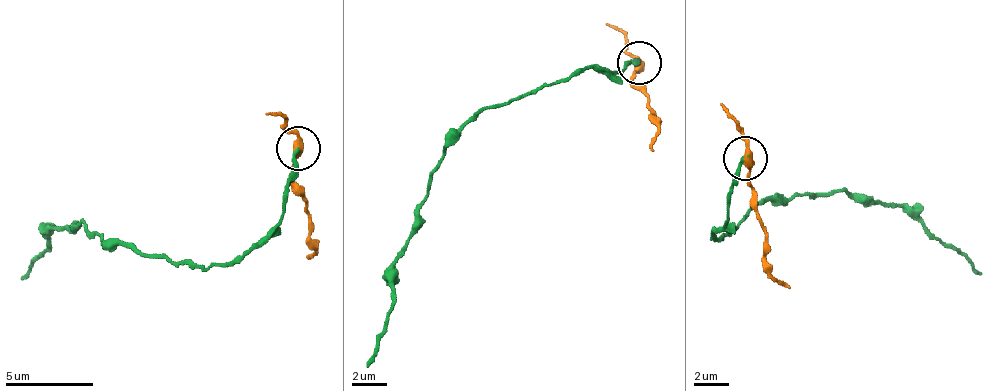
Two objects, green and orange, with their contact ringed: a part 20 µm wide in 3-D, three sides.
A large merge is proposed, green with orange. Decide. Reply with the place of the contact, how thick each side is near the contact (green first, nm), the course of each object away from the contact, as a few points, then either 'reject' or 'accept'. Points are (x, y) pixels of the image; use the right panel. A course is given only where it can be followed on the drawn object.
place (745, 158); calibres 200 and 360 nm; course green (744, 157), (727, 217), (713, 234), (790, 194), (873, 197), (904, 208), (982, 272); course orange (744, 157), (753, 199), (766, 236), (766, 269), (788, 287); reject

